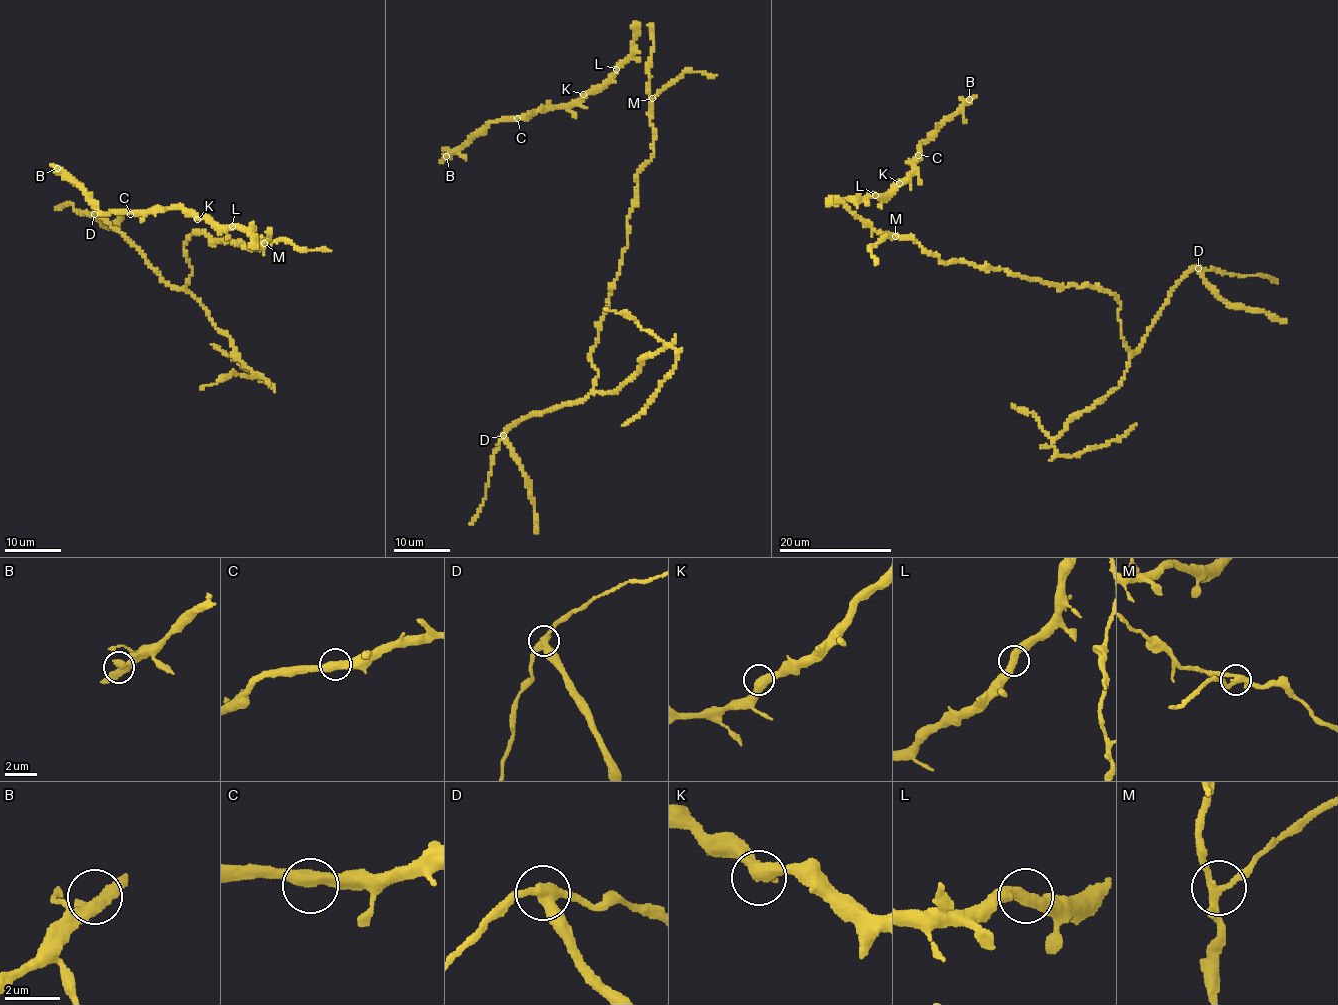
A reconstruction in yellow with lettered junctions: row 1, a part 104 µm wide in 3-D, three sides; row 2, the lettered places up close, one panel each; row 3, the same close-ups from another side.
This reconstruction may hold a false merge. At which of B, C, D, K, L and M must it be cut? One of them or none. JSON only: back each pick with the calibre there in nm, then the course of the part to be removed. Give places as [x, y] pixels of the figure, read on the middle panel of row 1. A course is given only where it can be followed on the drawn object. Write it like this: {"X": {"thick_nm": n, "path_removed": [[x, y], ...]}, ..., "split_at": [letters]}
{"D": {"thick_nm": 380, "path_removed": [[502, 436], [525, 474], [535, 514], [534, 533]]}, "split_at": ["D"]}

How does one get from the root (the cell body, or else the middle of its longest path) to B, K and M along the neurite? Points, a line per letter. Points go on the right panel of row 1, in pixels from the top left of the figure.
B: (1011, 275), (944, 263), (912, 239), (875, 231), (857, 206), (907, 179), (919, 142), (969, 99)
K: (1011, 275), (947, 264), (912, 239), (878, 233), (860, 218), (856, 201), (899, 183)
M: (1011, 275), (1004, 270), (964, 262), (947, 264), (912, 239), (895, 236)

